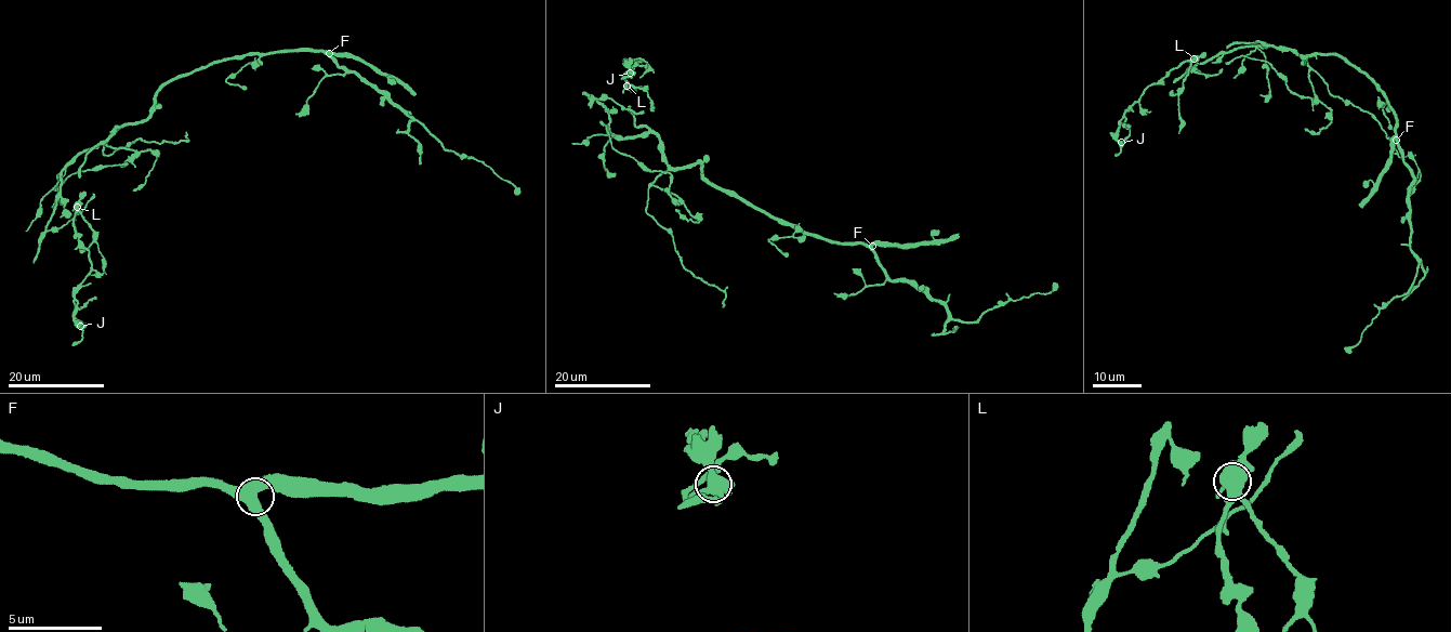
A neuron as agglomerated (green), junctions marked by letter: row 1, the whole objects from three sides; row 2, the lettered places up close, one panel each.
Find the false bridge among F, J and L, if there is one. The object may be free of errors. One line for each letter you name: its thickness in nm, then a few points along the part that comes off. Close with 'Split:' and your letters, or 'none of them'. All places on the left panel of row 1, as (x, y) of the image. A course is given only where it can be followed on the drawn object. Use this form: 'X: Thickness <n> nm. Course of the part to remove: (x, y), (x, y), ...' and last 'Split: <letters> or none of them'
Split: none of them

